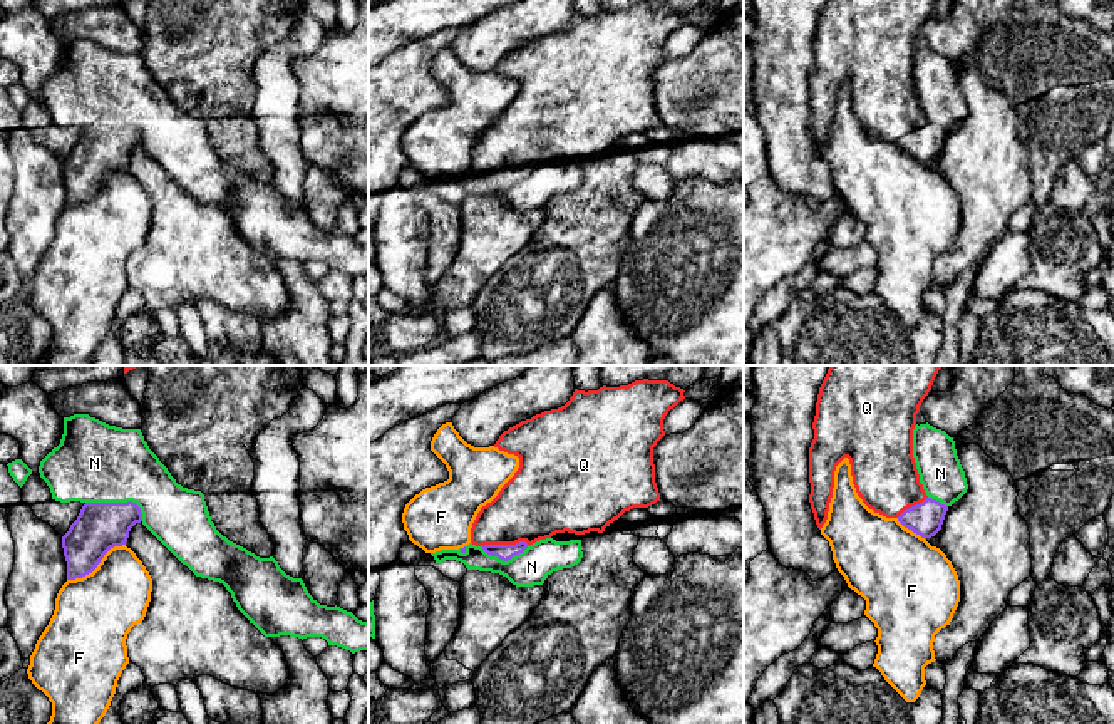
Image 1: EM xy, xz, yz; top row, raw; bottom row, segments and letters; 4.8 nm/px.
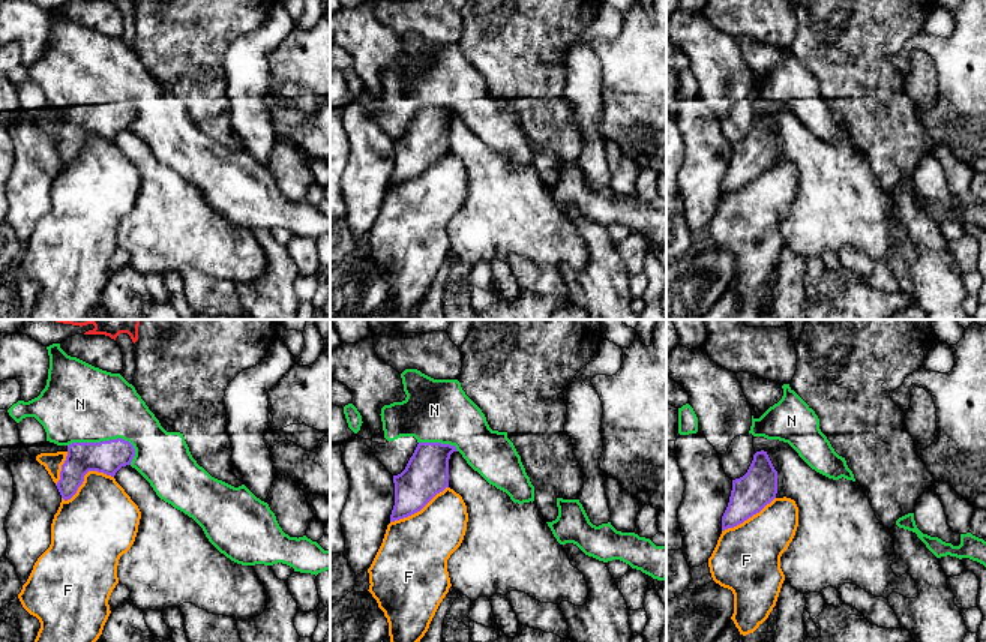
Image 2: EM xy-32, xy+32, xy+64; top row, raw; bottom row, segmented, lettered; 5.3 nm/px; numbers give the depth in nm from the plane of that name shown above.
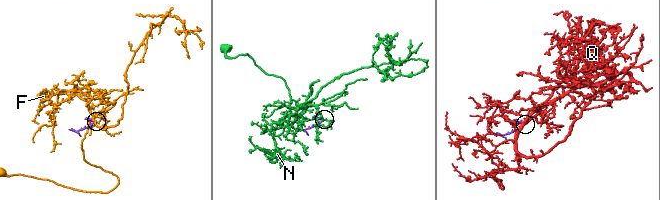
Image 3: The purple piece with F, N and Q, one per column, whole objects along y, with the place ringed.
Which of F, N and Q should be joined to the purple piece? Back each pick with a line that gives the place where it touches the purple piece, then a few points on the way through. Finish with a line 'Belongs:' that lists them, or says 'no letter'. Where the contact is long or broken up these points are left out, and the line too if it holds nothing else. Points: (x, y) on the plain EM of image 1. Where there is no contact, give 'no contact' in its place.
Q: meets purple in xz at (506, 170)
Belongs: Q

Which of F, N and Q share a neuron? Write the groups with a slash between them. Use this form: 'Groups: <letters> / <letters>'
Groups: F / N / Q

